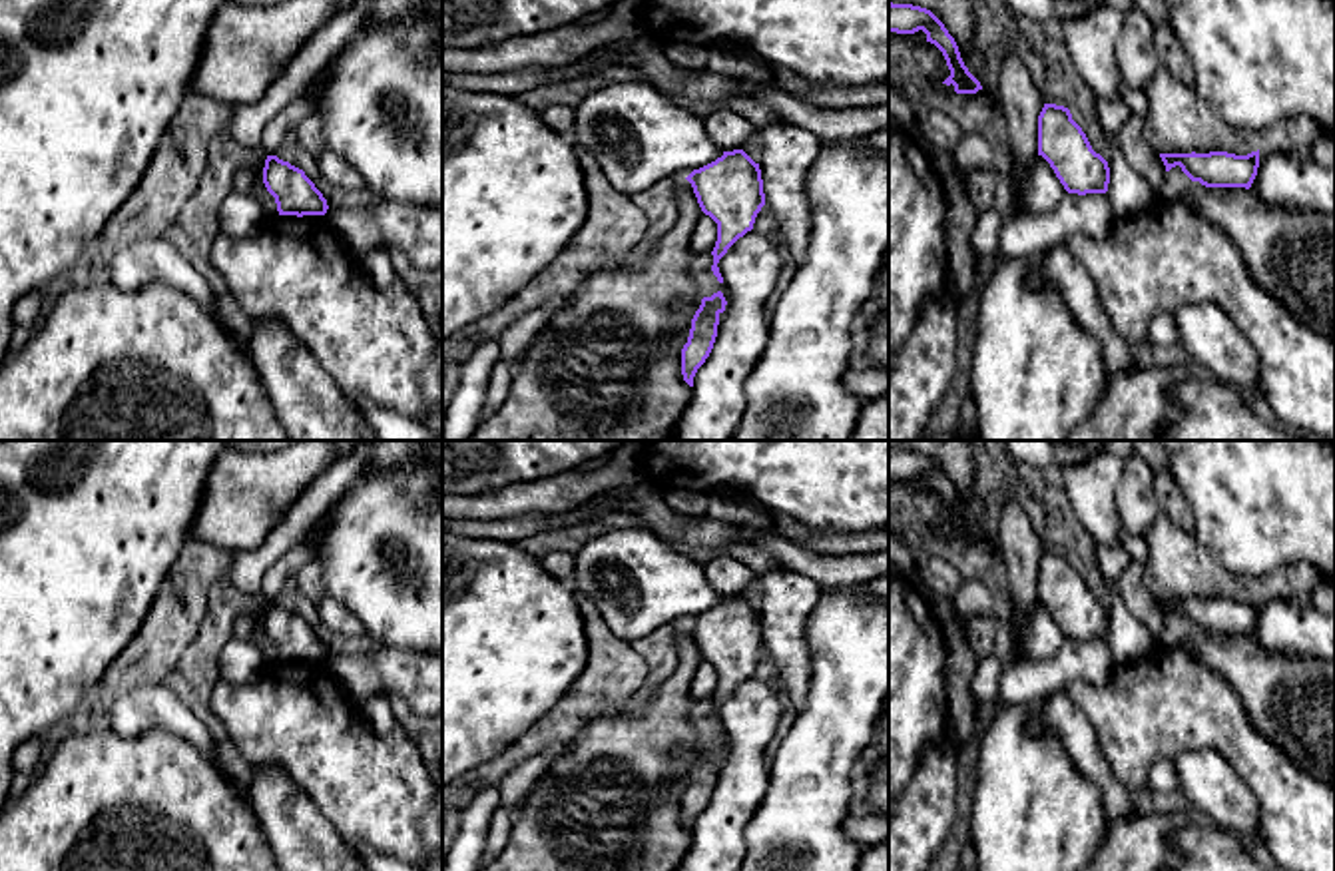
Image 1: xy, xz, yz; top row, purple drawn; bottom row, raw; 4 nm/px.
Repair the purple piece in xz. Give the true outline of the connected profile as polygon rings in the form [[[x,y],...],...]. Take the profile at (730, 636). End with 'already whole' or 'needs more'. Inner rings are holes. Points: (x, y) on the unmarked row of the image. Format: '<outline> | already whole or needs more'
[[[743,596],[723,598],[721,604],[693,616],[685,626],[691,630],[701,658],[717,670],[711,718],[723,729],[719,706],[753,676],[755,664],[765,652],[759,610]]] | already whole

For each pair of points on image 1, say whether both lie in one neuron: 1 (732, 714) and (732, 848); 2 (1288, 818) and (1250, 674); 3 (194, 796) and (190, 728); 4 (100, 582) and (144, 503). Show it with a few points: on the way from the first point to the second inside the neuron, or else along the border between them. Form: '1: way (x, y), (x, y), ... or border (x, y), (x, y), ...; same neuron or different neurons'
1: way (742, 748), (742, 784), (734, 800), (734, 814); same neuron
2: border (1238, 700), (1246, 718), (1302, 768); different neurons
3: border (144, 732), (168, 730), (214, 762); different neurons
4: way (100, 563), (100, 547), (124, 523); same neuron

